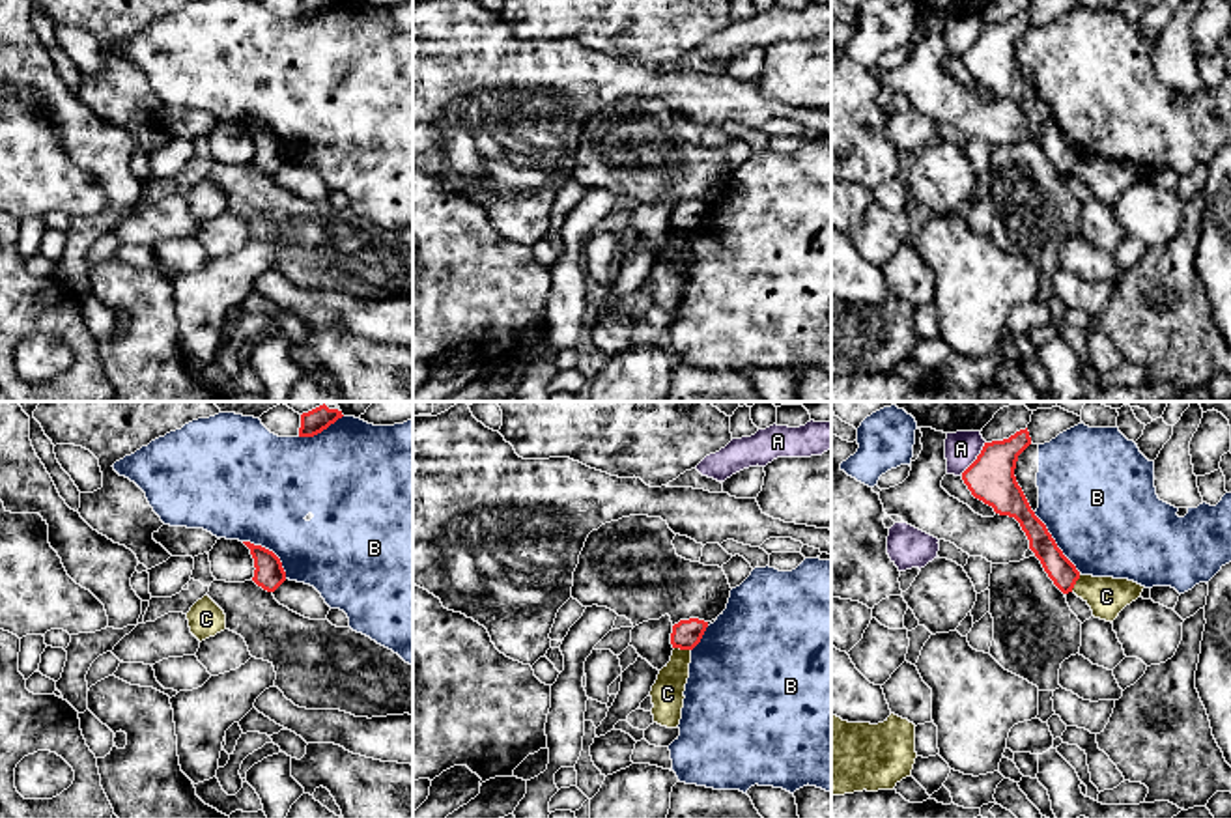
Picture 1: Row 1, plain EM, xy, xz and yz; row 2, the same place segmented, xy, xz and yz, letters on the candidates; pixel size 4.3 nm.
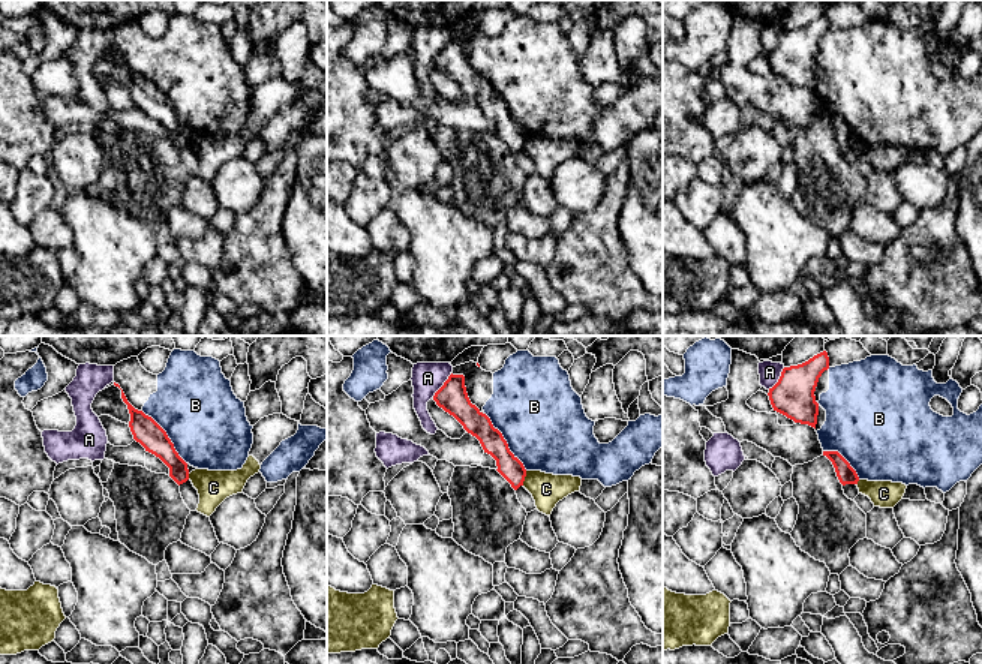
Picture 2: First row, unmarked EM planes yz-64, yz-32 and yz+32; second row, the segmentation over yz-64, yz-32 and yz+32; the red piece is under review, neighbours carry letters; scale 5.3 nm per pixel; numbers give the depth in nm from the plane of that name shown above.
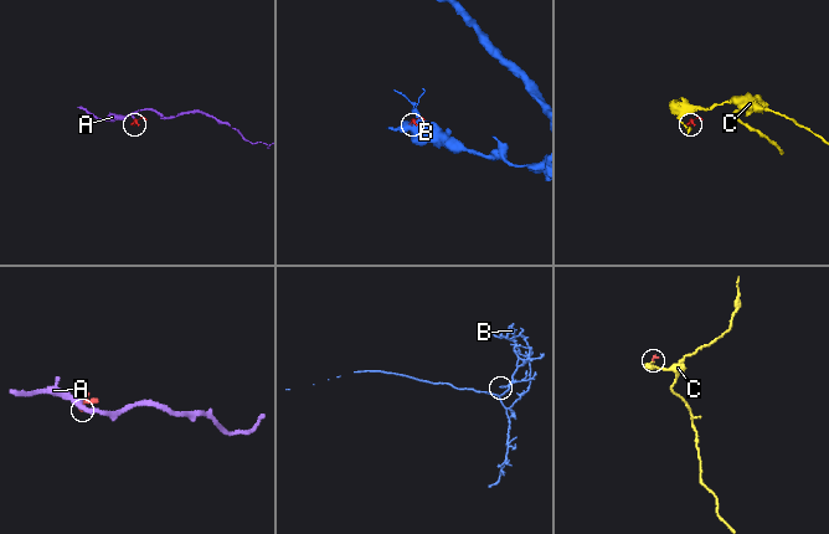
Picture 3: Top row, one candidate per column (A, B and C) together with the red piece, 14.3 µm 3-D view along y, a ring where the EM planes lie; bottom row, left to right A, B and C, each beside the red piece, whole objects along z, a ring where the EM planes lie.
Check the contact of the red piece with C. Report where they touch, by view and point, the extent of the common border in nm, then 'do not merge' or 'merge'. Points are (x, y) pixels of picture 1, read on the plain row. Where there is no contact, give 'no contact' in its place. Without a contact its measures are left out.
contact yz (1075, 165); length 90 nm; do not merge

